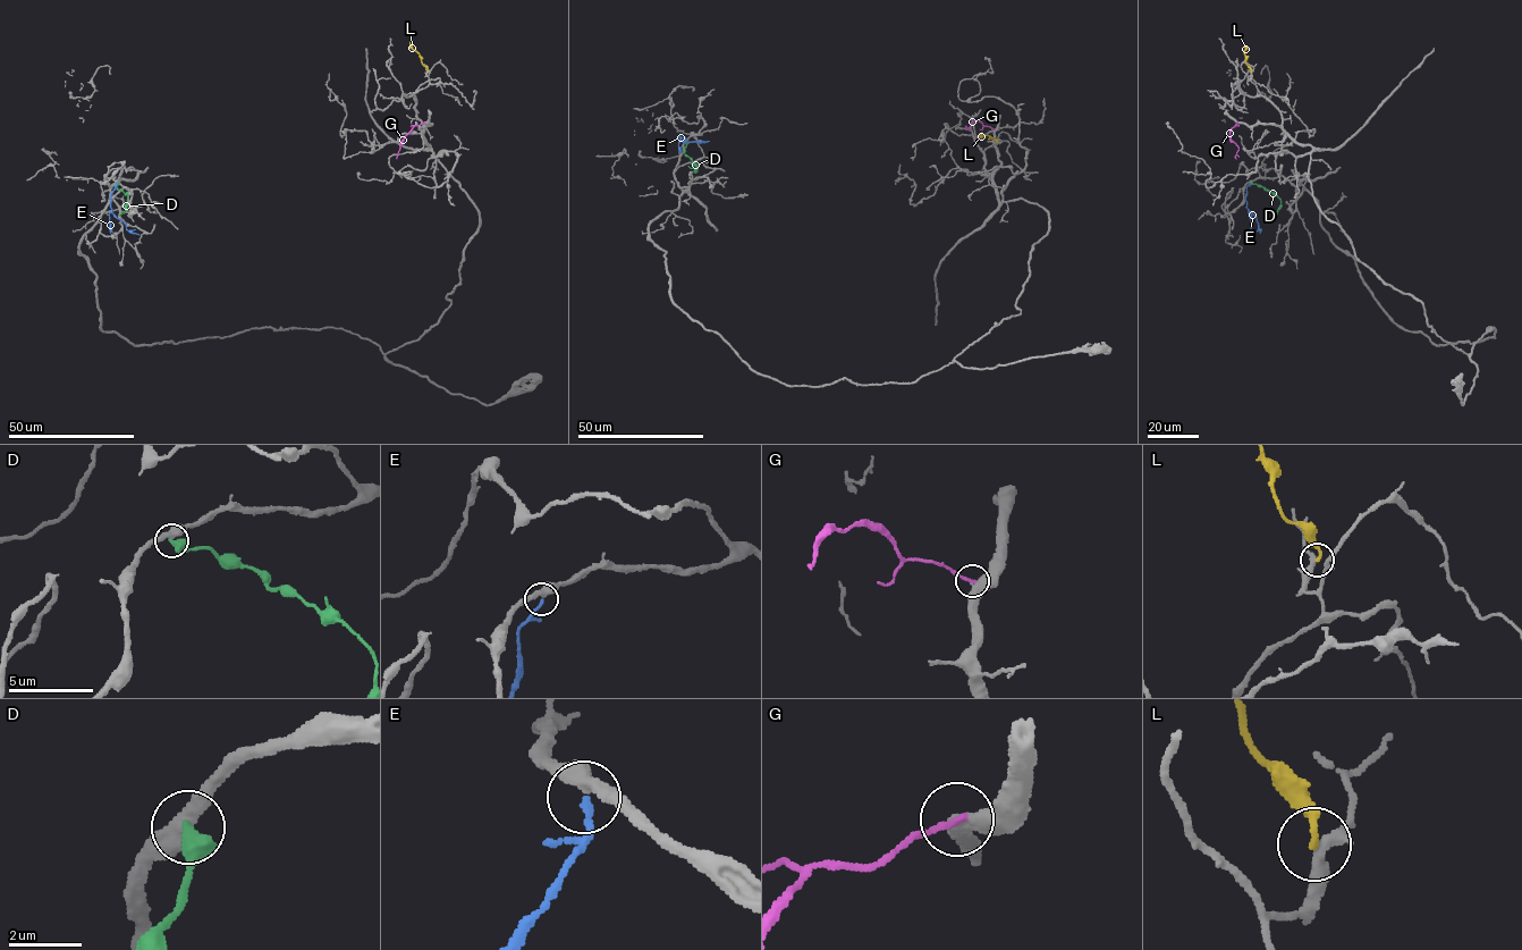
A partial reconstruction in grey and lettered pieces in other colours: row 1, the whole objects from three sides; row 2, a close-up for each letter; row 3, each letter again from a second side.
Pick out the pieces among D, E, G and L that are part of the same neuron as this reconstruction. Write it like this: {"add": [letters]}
{"add": ["E"]}

